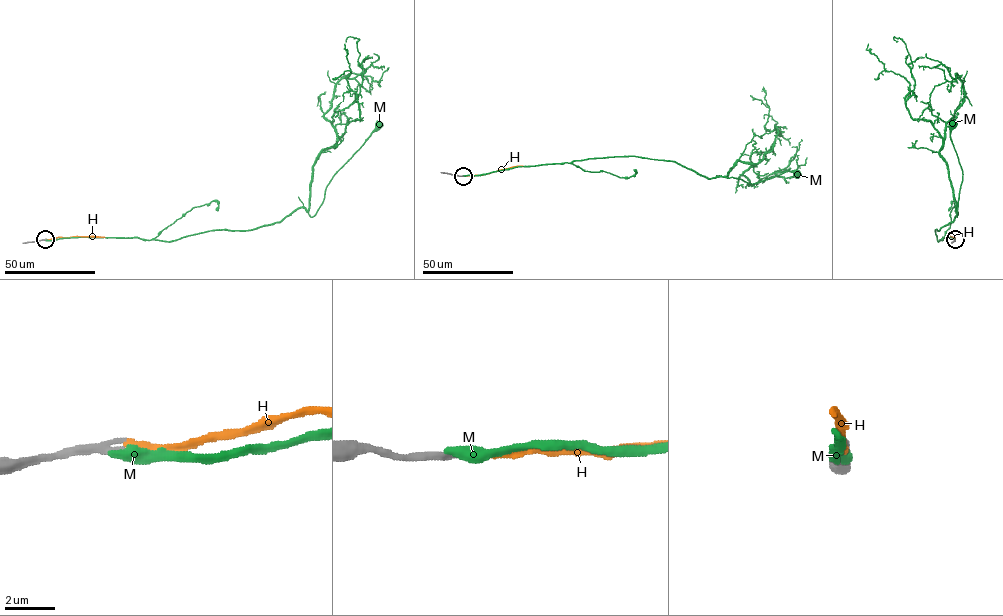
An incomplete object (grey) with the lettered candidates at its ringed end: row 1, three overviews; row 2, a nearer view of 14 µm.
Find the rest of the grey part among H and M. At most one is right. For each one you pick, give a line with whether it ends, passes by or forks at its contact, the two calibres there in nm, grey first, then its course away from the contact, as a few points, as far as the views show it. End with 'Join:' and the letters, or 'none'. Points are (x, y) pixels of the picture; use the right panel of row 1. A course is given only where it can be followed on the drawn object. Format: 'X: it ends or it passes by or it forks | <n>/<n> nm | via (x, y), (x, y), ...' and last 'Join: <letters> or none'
H: it ends | 240/260 nm
Join: H

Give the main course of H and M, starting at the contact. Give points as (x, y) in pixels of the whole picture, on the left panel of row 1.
H: (45, 239), (104, 237)
M: (45, 239), (167, 241), (211, 230), (252, 230), (300, 207), (312, 217), (332, 176), (379, 124)

